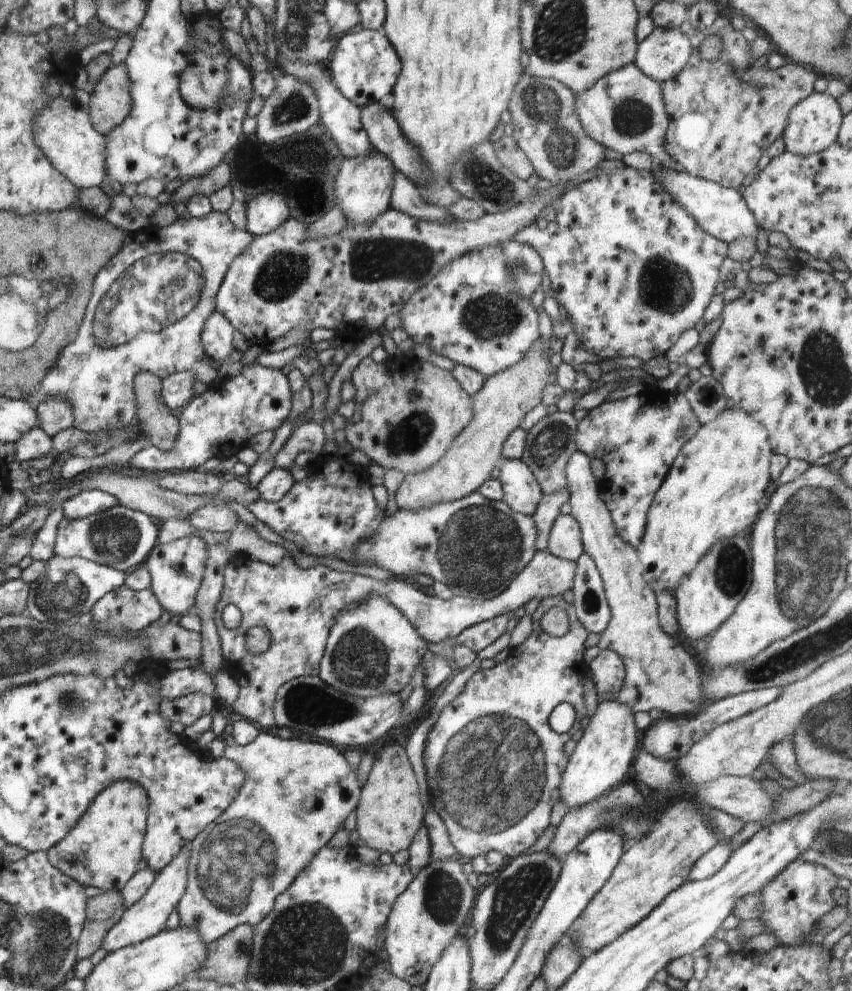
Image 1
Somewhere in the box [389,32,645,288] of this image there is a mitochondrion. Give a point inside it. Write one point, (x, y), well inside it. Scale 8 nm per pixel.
(541, 102)

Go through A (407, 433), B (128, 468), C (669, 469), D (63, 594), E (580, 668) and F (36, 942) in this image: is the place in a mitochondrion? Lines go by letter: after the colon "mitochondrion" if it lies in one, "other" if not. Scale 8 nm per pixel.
A: mitochondrion
B: other
C: other
D: mitochondrion
E: other
F: mitochondrion

